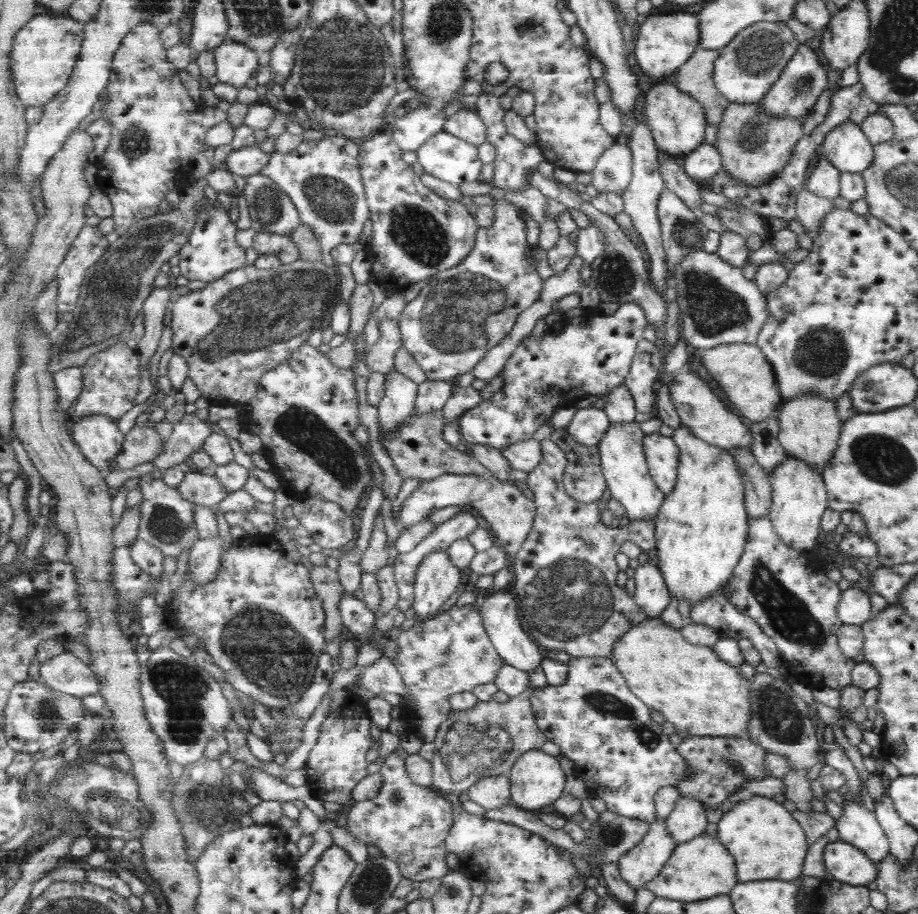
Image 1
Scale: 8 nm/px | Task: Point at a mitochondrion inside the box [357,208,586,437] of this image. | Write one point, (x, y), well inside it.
(459, 315)

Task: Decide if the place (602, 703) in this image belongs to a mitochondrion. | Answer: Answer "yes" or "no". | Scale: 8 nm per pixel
yes

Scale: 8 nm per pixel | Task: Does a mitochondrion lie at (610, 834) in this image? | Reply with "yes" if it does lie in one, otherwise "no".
yes

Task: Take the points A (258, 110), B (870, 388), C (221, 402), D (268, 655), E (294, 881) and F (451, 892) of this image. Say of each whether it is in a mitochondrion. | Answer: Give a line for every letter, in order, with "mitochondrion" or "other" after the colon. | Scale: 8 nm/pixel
A: other
B: mitochondrion
C: other
D: mitochondrion
E: other
F: mitochondrion

